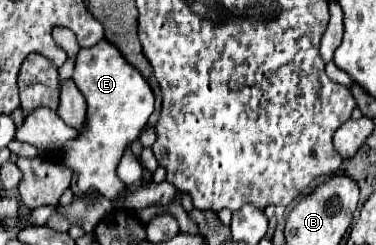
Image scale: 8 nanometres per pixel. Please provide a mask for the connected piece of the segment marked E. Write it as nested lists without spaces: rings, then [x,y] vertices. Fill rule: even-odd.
[[[107,40],[79,50],[73,82],[87,100],[87,118],[83,128],[79,128],[77,138],[59,150],[59,162],[77,174],[77,188],[81,194],[99,192],[101,196],[115,200],[123,190],[123,184],[115,176],[115,168],[153,114],[153,92],[147,80]]]

